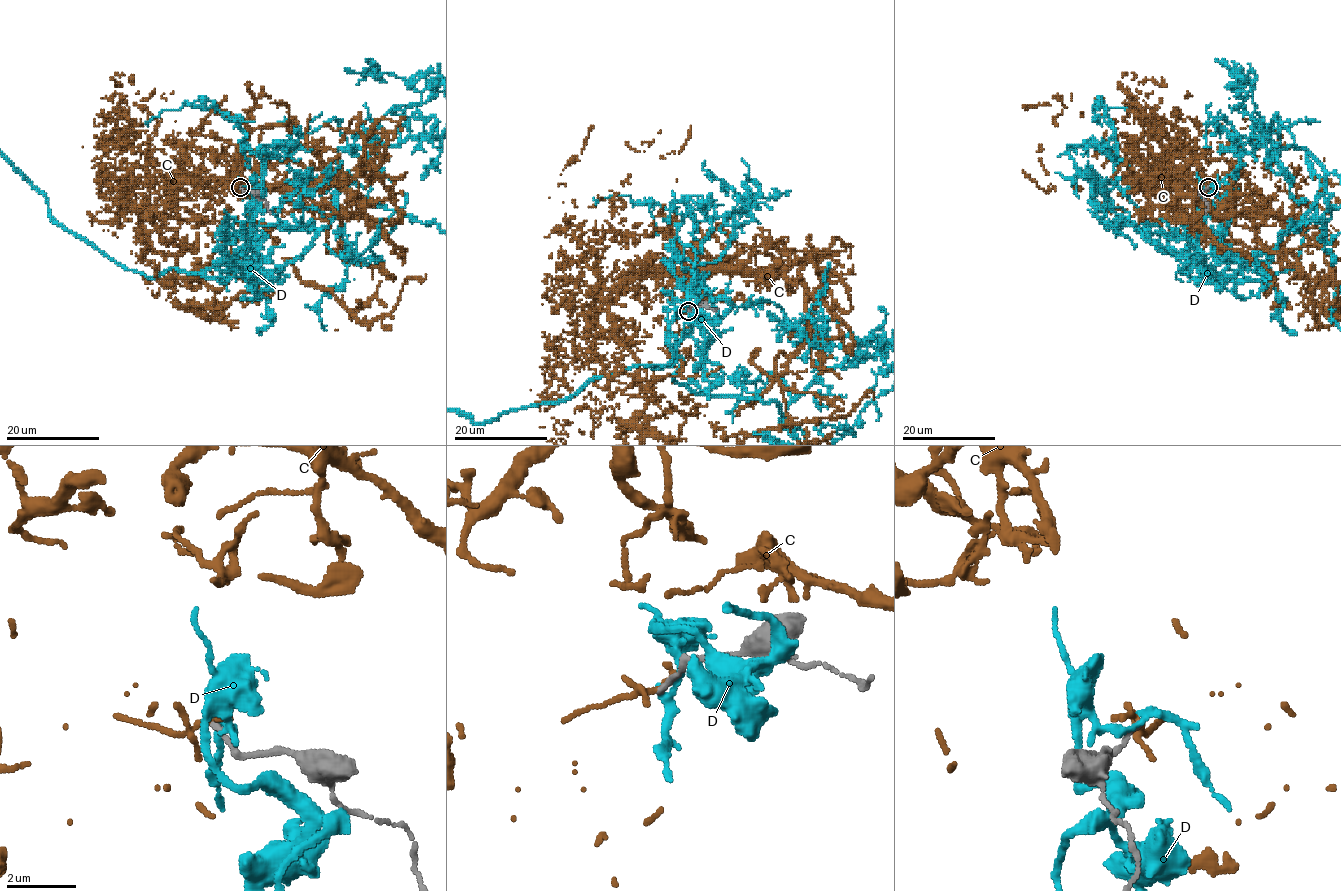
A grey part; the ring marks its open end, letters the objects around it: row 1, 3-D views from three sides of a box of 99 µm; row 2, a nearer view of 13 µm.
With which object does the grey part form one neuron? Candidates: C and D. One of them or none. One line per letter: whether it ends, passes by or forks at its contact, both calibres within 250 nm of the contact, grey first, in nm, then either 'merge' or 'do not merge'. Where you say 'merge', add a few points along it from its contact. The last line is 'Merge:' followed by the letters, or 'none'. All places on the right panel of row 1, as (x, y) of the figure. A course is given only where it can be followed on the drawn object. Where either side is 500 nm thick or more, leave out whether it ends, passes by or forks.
C: it forks there; 150 nm thick on the grey side, 130 nm on the other; do not merge
D: it forks there; 170 nm thick on the grey side, 190 nm on the other; do not merge
Merge: none

